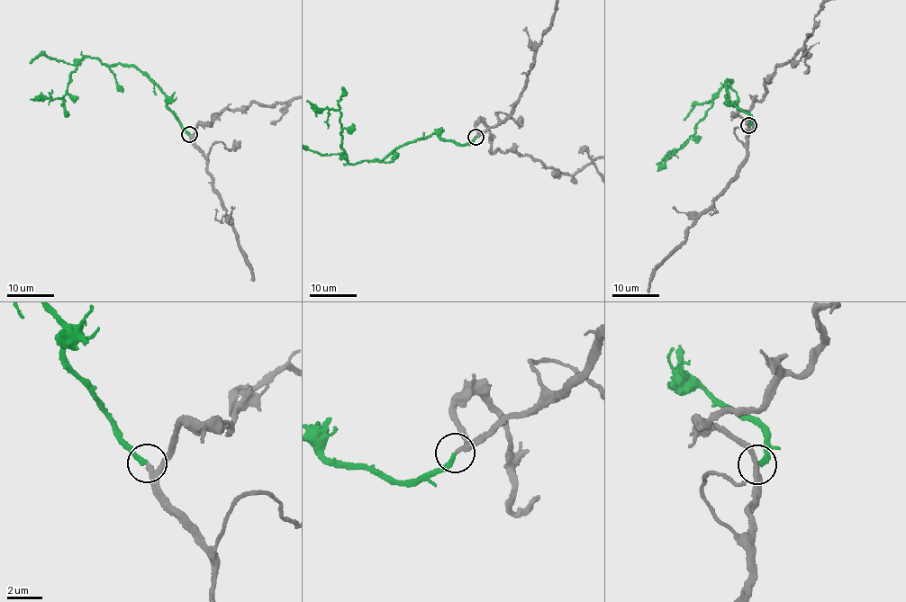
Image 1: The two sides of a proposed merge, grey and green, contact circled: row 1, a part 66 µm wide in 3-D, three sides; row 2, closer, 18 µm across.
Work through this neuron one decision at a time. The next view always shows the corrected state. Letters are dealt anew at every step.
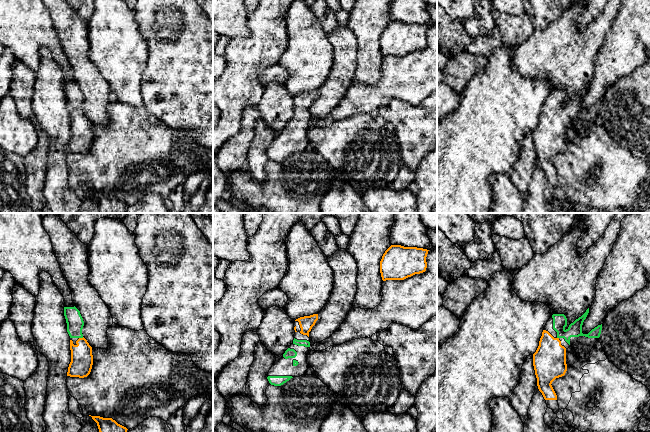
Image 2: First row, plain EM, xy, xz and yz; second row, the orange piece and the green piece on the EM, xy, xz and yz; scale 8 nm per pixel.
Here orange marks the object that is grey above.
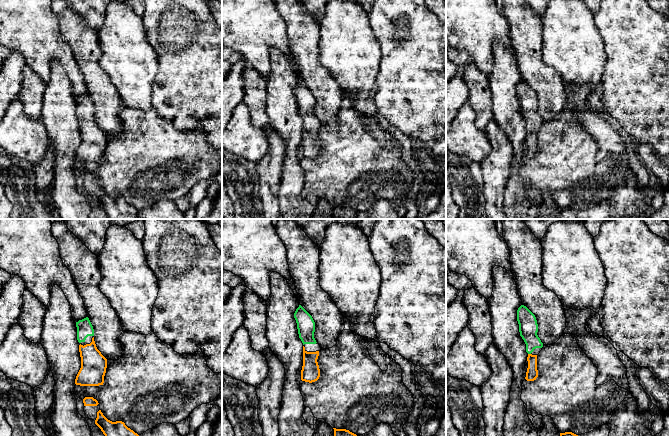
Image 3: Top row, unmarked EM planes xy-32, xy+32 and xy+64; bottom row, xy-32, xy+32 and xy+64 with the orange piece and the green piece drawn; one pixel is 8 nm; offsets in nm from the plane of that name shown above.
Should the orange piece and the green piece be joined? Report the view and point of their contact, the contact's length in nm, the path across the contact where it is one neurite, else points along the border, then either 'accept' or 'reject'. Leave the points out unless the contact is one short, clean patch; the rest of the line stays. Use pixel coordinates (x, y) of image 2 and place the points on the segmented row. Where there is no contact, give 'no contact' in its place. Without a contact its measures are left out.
xy (81, 338) | 40 nm | across xy (81, 363), (81, 338), (74, 330), (74, 320) | accept

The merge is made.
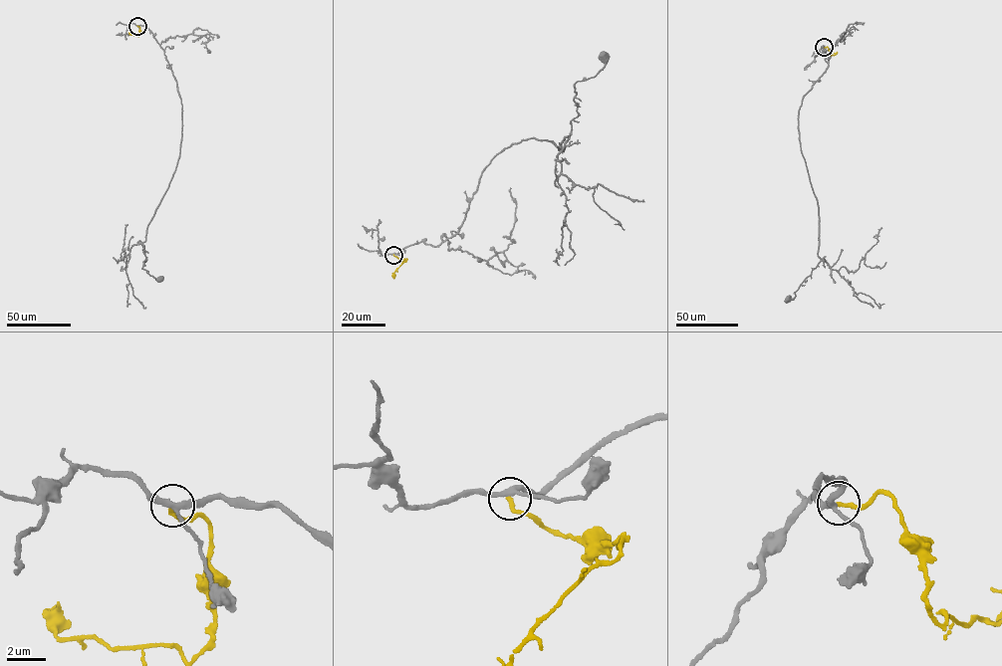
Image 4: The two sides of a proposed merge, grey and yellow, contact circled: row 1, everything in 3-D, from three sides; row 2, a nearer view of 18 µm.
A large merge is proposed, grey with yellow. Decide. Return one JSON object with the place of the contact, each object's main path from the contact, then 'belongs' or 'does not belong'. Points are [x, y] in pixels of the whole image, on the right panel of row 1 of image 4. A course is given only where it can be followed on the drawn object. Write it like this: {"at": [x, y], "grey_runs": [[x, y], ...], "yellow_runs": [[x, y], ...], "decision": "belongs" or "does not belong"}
{"at": [824, 47], "grey_runs": [[824, 47], [828, 67], [804, 96], [798, 119], [801, 152], [818, 208], [821, 259], [788, 299]], "yellow_runs": [[824, 47], [827, 47], [831, 55], [837, 52]], "decision": "belongs"}

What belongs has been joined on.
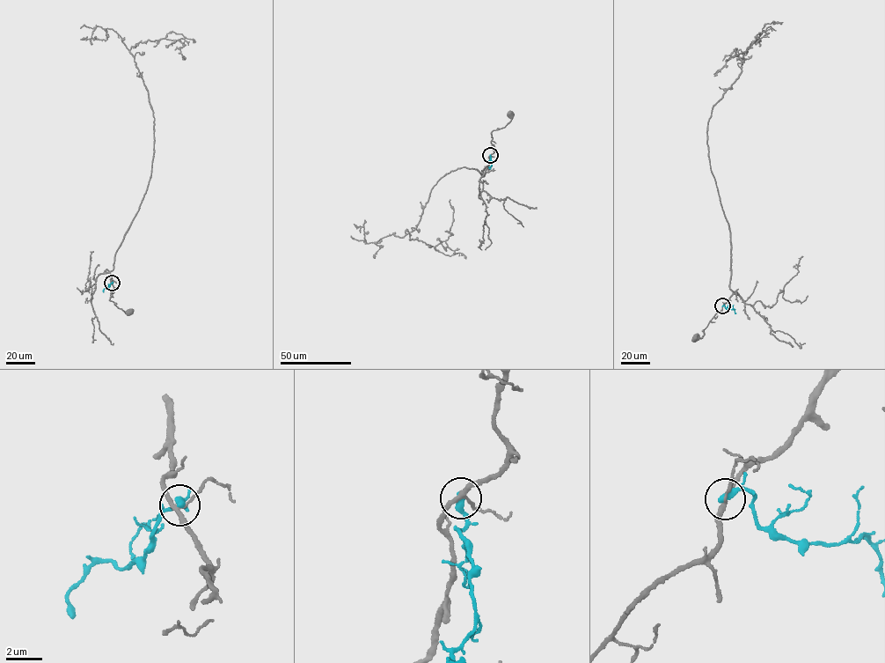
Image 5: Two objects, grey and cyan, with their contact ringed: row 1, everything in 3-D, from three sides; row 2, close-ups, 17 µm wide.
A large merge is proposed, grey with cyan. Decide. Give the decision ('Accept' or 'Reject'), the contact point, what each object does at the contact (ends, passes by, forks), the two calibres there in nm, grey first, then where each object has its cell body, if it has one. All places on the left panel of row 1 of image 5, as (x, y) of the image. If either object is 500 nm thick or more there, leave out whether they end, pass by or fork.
Reject. Place: (112, 283). At the ring grey forks. At the ring cyan passes by. Thickness 190 nm (grey) against 280 nm. Soma of grey: (129, 312). Soma of cyan: none

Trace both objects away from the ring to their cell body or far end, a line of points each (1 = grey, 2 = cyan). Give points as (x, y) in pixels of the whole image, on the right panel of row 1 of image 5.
1: (722, 306), (703, 330), (704, 335), (696, 337)
2: (722, 305), (734, 309), (735, 313)

